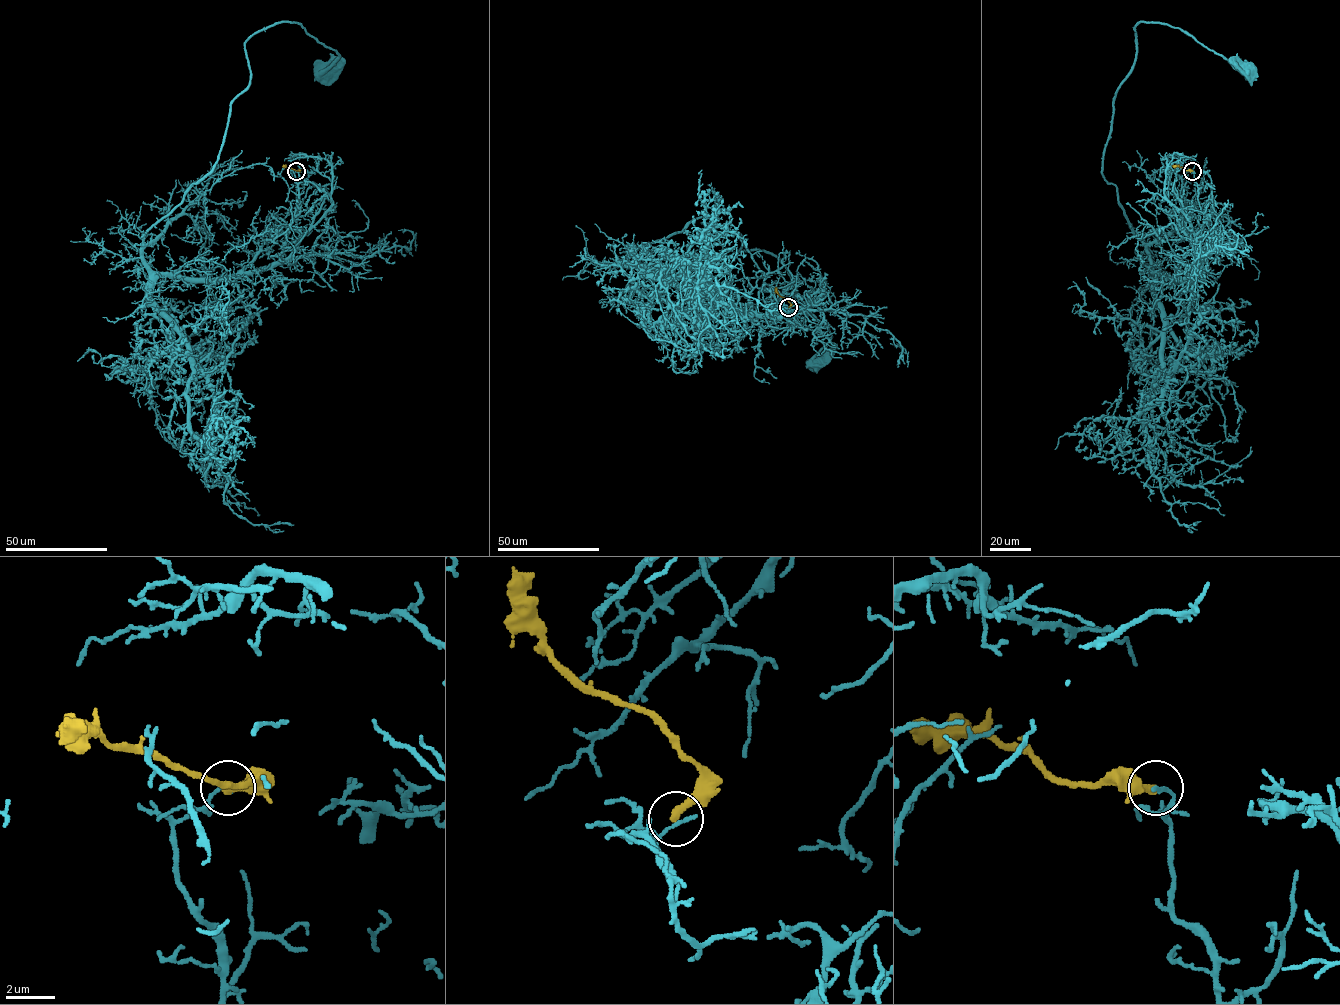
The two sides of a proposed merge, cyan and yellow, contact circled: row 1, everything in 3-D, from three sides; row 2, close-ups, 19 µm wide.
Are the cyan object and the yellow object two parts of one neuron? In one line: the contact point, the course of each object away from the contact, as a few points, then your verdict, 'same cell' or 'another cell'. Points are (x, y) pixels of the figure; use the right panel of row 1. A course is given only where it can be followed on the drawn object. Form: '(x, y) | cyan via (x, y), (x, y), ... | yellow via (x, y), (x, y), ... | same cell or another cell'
(1192, 171) | cyan via (1193, 171), (1200, 265), (1185, 278), (1164, 277), (1102, 174), (1135, 27), (1177, 27), (1246, 71) | yellow via (1192, 170), (1172, 165) | another cell

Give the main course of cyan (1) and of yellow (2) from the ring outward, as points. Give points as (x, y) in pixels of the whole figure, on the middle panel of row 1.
1: (788, 308), (714, 303), (635, 253), (699, 217), (734, 230), (737, 251), (782, 262), (828, 329), (816, 361)
2: (788, 307), (790, 303), (778, 294), (775, 287)

